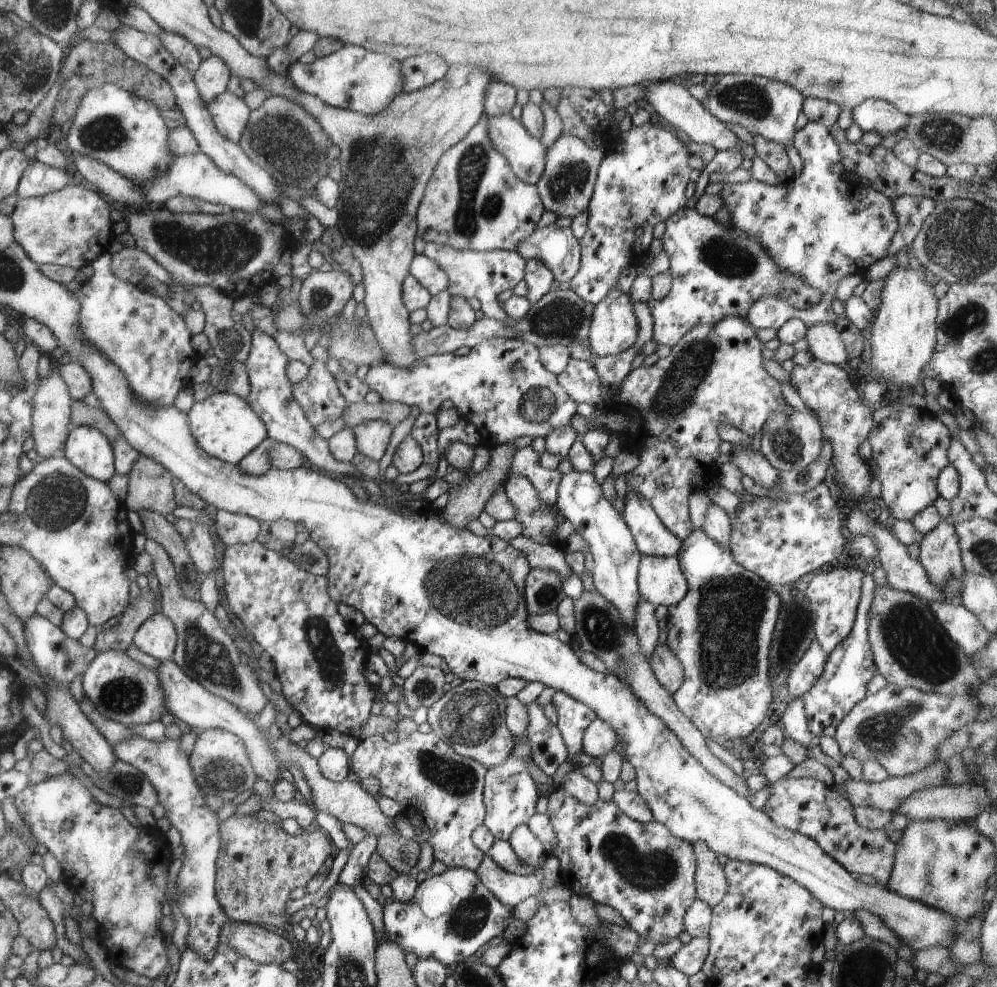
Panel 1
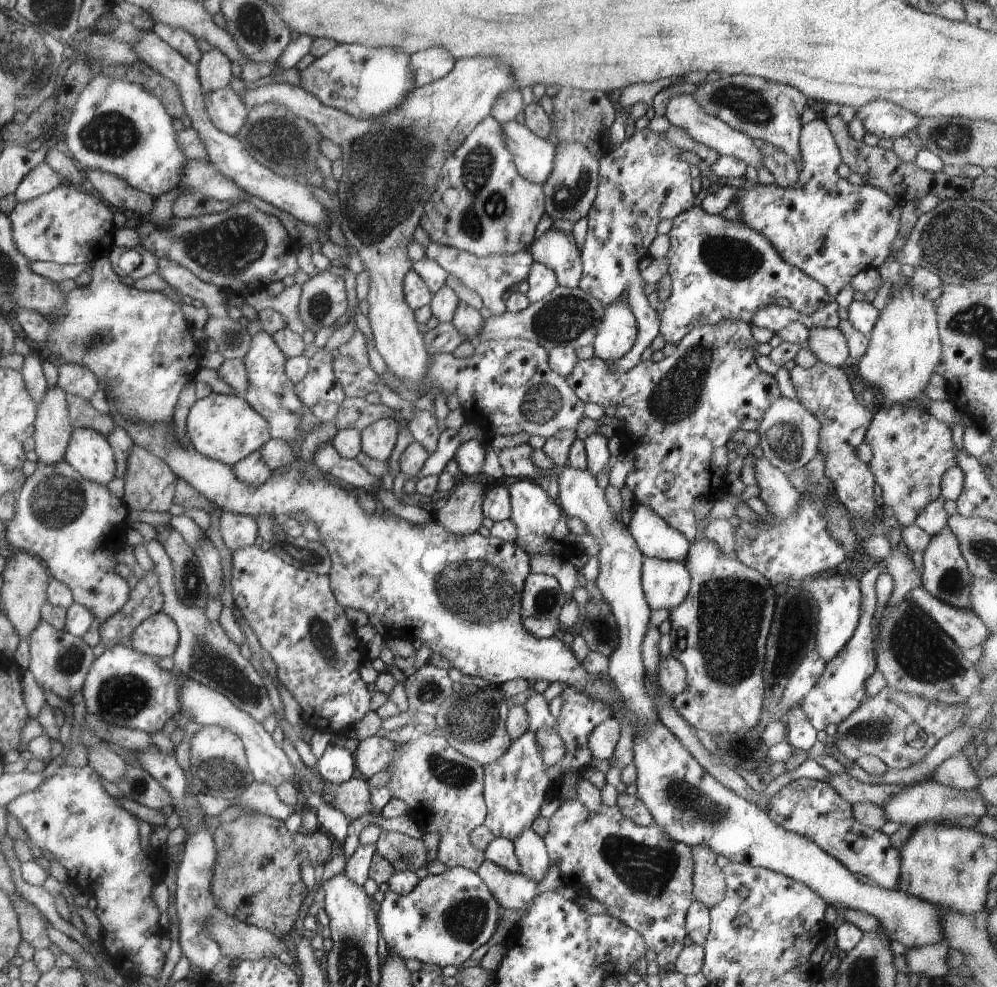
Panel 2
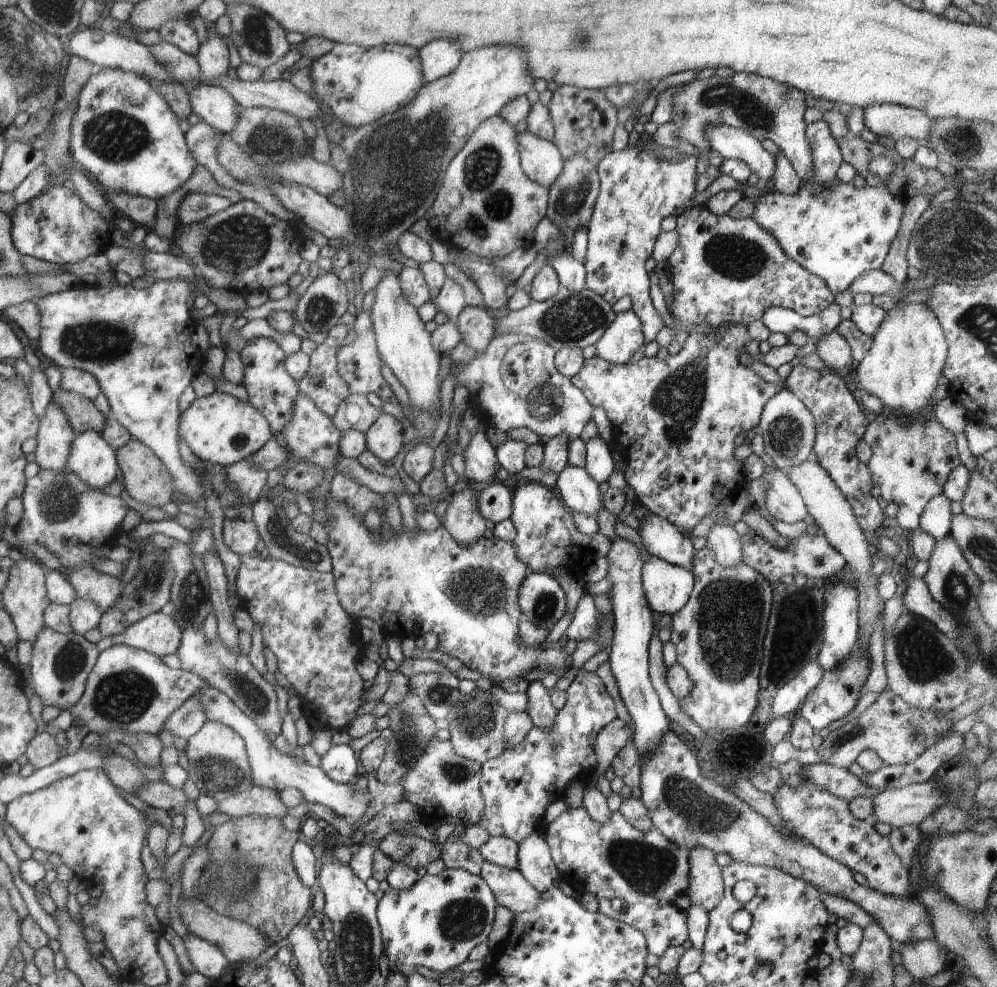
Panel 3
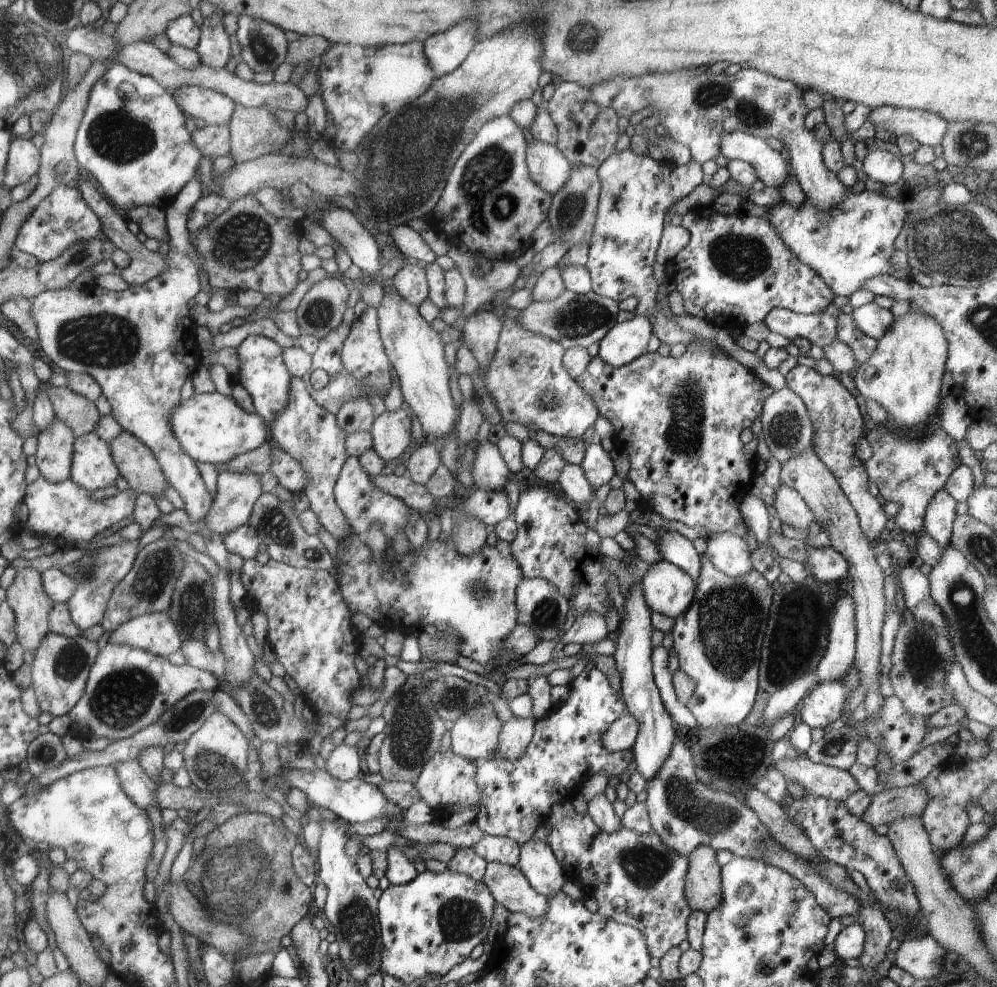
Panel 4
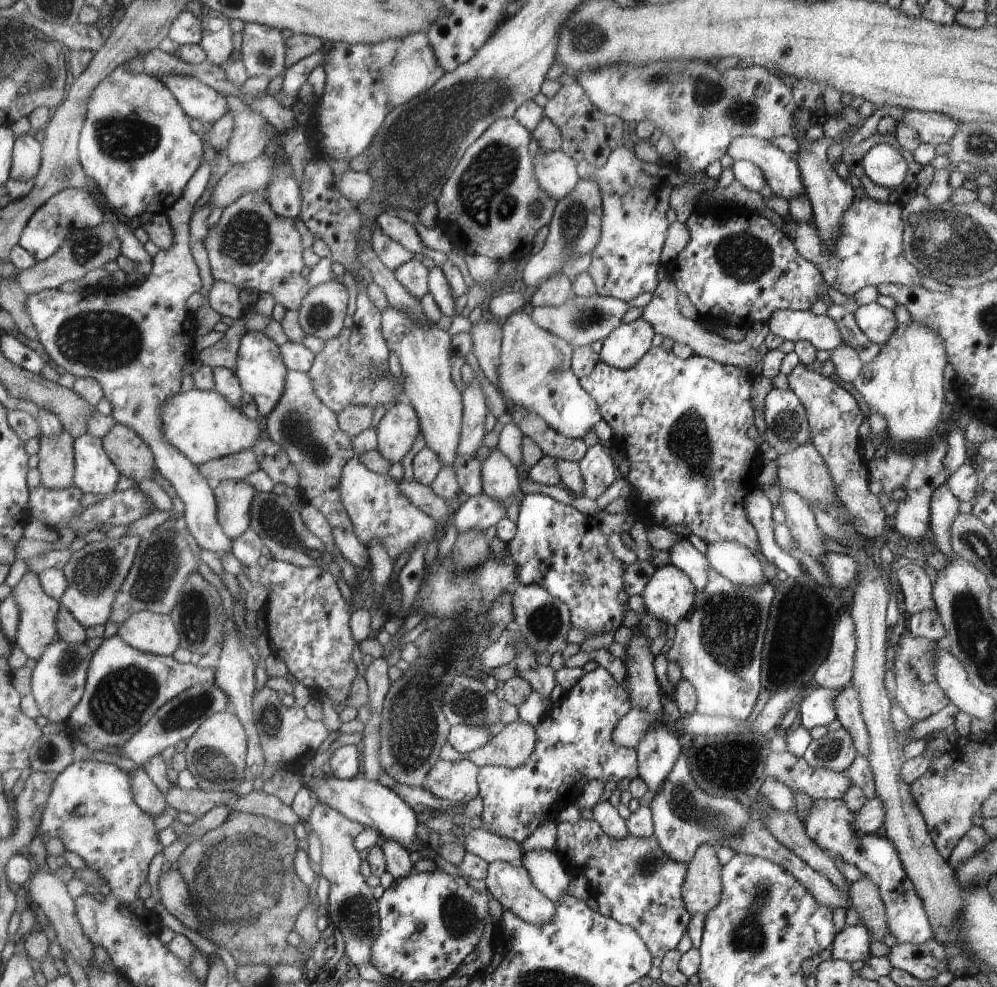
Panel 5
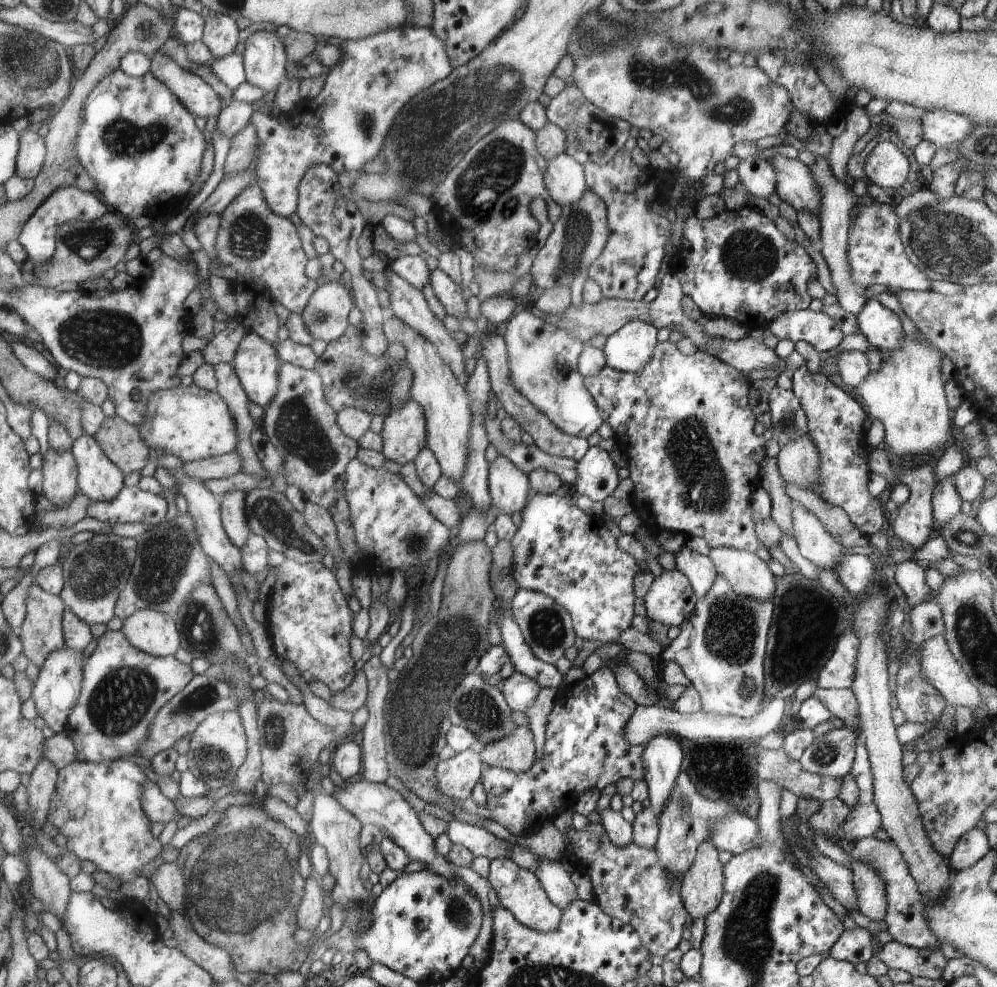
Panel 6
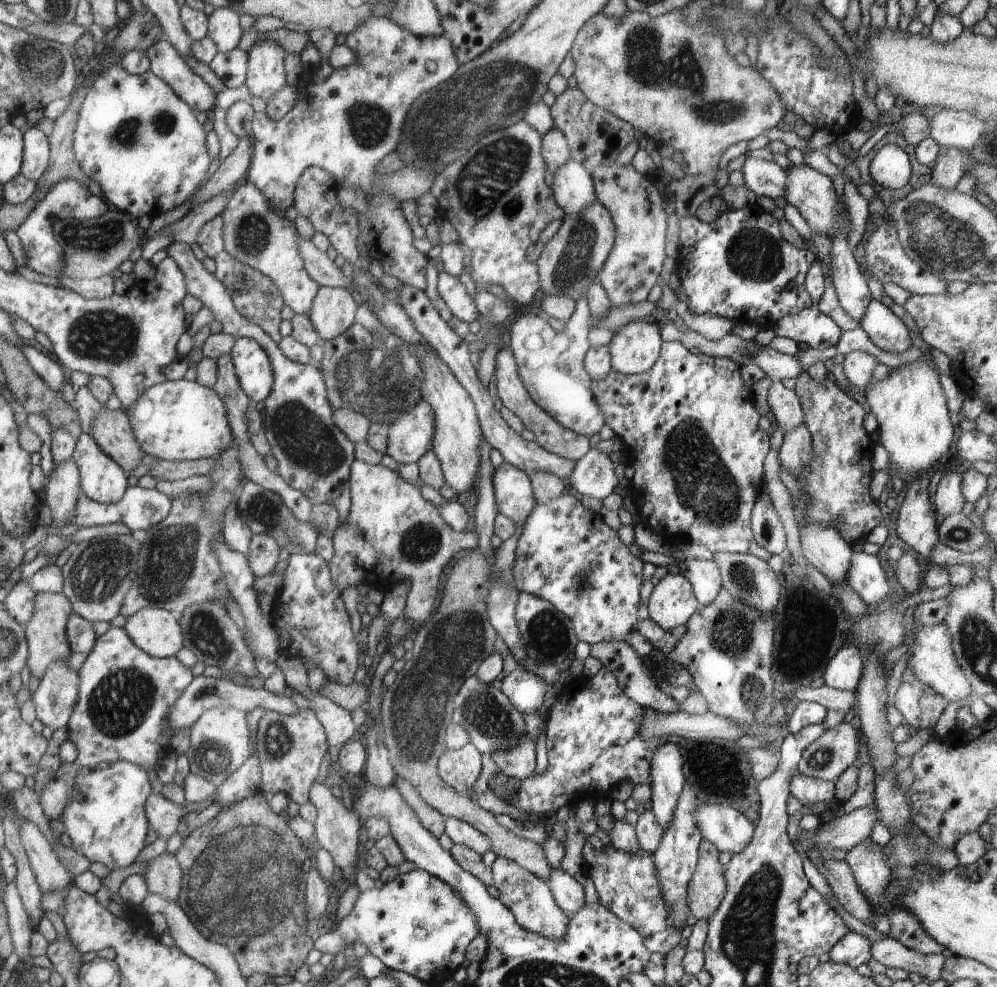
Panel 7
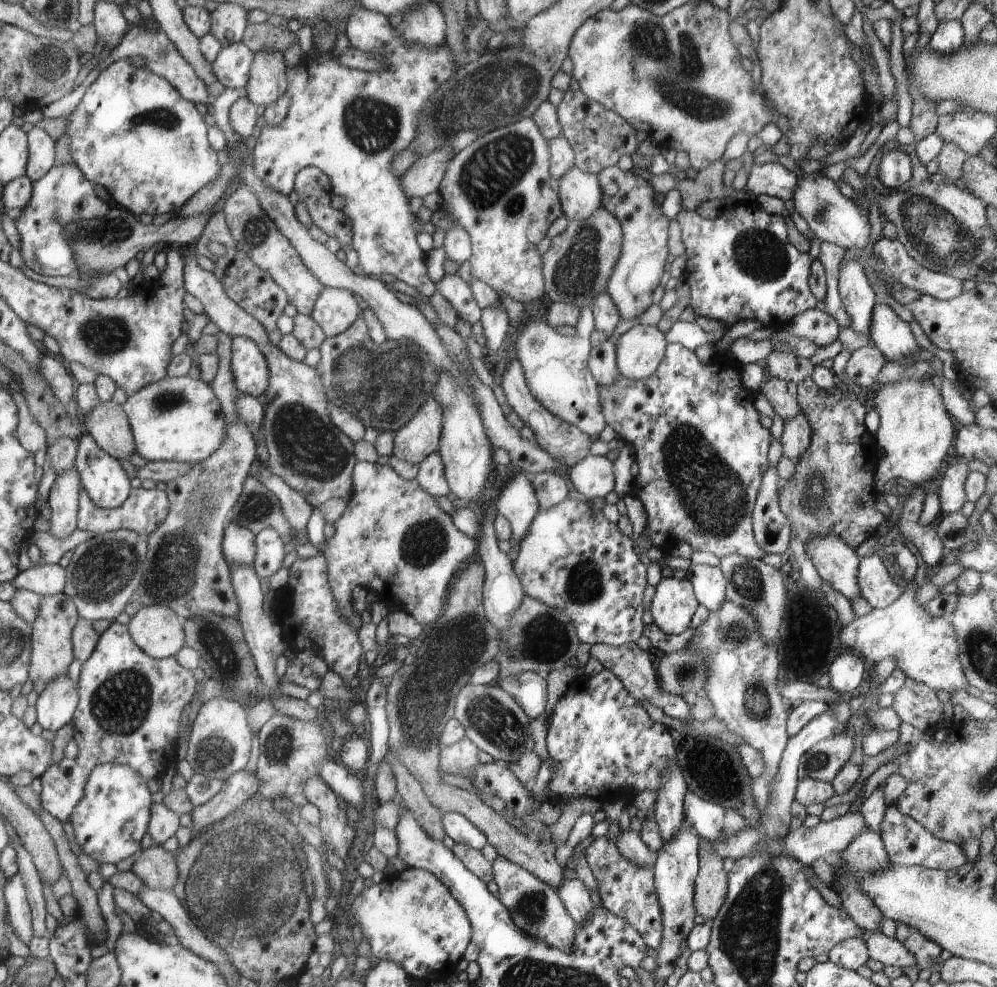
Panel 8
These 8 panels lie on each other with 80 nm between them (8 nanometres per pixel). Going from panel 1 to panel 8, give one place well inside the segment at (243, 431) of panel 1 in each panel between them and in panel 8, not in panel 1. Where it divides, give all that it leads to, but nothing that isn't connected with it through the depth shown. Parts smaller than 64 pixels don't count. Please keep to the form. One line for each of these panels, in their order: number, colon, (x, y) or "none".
2: (221, 426)
3: (220, 429)
4: (211, 427)
5: (204, 425)
6: (194, 424)
7: (177, 420)
8: (179, 419)

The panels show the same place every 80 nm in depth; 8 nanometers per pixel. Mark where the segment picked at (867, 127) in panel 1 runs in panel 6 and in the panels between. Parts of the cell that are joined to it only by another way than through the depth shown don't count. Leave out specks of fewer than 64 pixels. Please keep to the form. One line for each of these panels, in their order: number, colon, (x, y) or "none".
2: (881, 117)
3: (886, 119)
4: (927, 128)
5: (933, 128)
6: (943, 128)

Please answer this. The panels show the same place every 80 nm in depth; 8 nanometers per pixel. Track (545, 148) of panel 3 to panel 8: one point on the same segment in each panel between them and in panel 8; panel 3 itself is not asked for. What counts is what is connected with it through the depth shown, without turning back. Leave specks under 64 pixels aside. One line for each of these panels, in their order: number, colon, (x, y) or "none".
4: (548, 167)
5: (556, 172)
6: (565, 178)
7: (573, 188)
8: (580, 195)

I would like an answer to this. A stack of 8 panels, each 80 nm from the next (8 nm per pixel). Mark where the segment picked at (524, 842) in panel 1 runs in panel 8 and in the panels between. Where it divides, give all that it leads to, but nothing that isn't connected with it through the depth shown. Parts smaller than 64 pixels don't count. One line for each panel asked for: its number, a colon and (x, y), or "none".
2: (530, 850)
3: (534, 861)
4: (537, 862)
5: (548, 874)
6: (557, 883)
7: (570, 895)
8: (578, 902)

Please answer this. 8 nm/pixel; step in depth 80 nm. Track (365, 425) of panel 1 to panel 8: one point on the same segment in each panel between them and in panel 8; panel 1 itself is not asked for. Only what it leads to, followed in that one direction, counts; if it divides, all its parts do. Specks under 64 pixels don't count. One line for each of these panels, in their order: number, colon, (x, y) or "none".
2: (378, 439)
3: (384, 438)
4: (391, 431)
5: (397, 430)
6: (404, 432)
7: (412, 435)
8: (420, 437)

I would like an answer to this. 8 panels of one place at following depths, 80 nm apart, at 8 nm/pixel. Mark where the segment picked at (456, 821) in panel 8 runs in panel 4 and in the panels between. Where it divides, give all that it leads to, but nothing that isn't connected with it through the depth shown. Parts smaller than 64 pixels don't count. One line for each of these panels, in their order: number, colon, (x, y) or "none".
4: (495, 849)
5: (488, 846)
6: (481, 843)
7: (461, 833)

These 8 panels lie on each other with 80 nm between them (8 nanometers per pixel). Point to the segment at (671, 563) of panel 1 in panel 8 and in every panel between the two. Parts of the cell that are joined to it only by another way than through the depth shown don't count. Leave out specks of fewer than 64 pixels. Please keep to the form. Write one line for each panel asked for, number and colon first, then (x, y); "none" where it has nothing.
2: (665, 584)
3: (667, 586)
4: (667, 589)
5: (669, 595)
6: (670, 600)
7: (672, 603)
8: (674, 605)

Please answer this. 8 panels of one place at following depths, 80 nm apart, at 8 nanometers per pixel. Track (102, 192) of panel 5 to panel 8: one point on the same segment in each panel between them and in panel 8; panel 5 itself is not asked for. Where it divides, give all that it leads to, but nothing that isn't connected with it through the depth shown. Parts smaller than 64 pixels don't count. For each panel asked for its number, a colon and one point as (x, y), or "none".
6: (140, 146)
7: (135, 137)
8: (133, 132)

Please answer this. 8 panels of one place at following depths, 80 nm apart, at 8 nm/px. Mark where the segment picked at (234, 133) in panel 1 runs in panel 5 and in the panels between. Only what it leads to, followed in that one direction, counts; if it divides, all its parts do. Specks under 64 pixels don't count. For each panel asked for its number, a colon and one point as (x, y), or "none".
2: (226, 109)
3: (214, 104)
4: (215, 108)
5: (199, 101)

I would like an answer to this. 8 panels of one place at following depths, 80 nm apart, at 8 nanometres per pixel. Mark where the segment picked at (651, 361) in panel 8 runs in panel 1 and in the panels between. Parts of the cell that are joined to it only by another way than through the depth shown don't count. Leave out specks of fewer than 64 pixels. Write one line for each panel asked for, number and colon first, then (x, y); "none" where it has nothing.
1: (614, 327)
2: (617, 332)
3: (624, 336)
4: (625, 341)
5: (627, 343)
6: (629, 349)
7: (635, 349)

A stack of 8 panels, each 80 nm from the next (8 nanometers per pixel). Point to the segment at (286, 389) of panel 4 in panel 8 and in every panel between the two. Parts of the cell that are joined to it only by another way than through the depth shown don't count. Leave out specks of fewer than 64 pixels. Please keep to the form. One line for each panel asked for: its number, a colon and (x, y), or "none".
5: (259, 367)
6: (256, 362)
7: (252, 366)
8: (249, 368)

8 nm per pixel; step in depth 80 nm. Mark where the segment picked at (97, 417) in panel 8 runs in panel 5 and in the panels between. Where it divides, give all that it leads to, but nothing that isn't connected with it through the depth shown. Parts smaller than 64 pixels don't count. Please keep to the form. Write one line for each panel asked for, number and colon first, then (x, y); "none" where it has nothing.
5: (126, 448)
6: (122, 443)
7: (113, 431)

